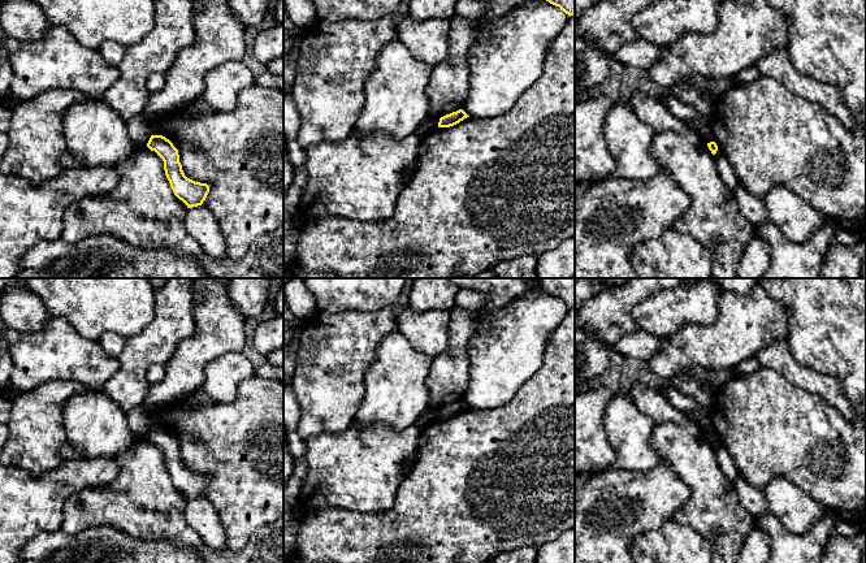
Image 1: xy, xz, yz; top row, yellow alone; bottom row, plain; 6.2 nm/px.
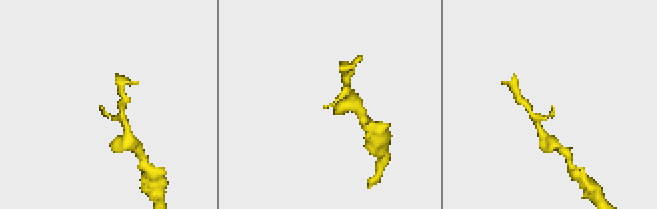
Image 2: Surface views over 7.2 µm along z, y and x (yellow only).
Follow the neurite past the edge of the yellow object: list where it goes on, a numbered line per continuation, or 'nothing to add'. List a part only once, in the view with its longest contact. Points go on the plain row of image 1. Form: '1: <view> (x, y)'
nothing to add

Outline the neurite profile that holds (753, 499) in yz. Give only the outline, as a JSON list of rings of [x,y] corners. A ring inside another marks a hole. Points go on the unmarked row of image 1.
[[[737,475],[733,486],[740,504],[753,516],[757,517],[768,512],[766,493],[748,482],[742,476]]]

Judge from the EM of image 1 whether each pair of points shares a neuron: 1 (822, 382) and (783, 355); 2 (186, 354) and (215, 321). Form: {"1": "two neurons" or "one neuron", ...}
{"1": "one neuron", "2": "one neuron"}

